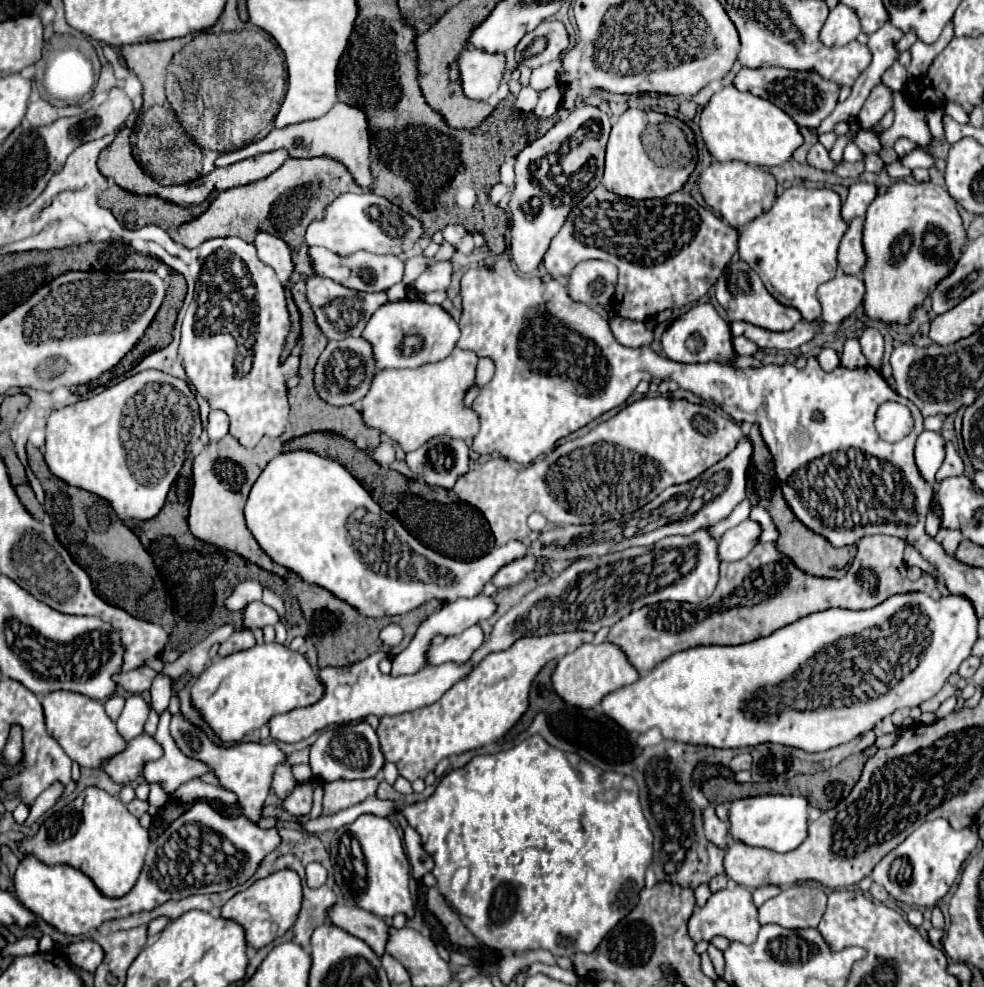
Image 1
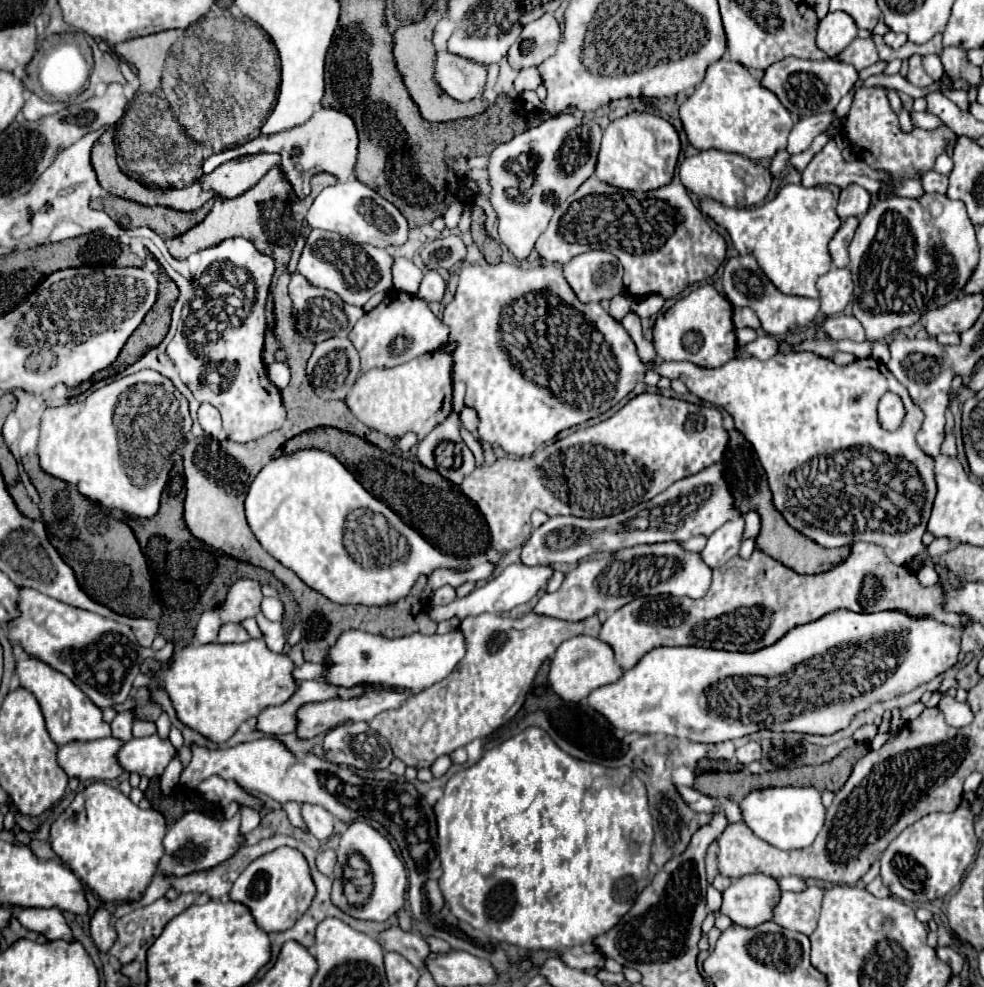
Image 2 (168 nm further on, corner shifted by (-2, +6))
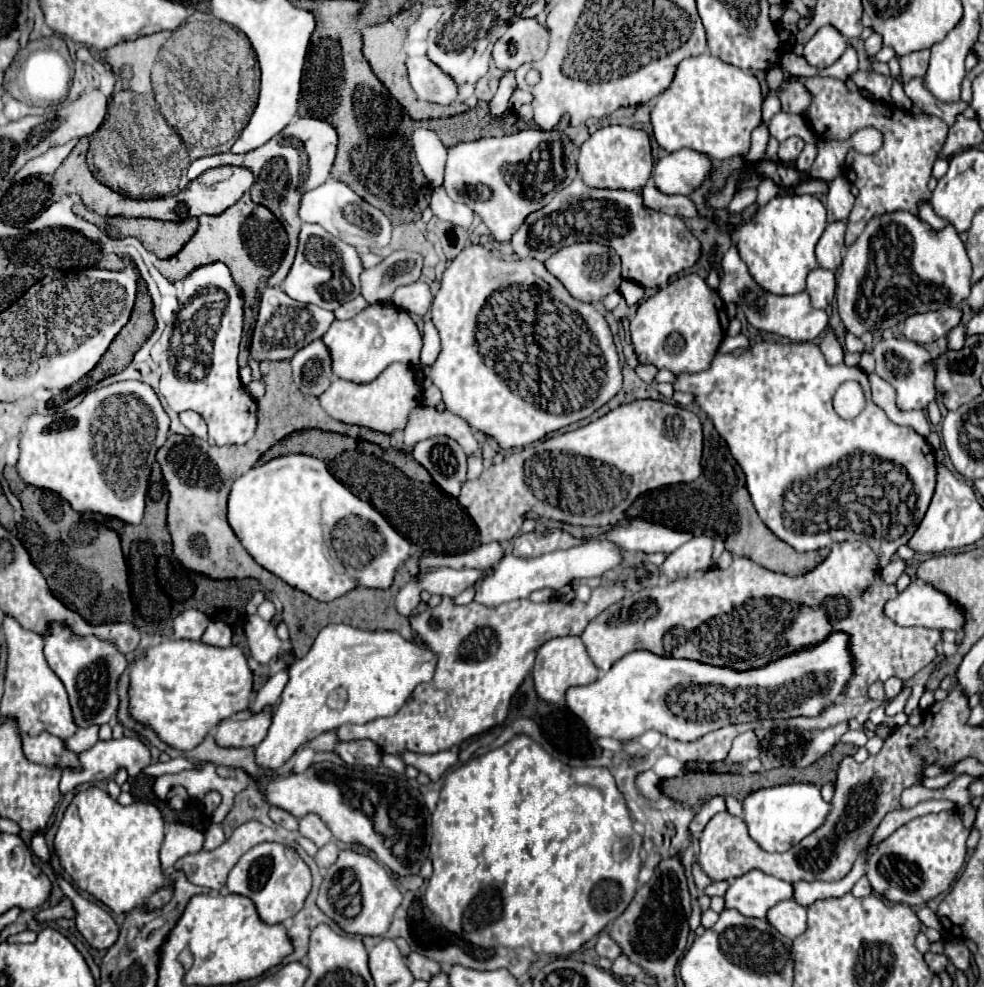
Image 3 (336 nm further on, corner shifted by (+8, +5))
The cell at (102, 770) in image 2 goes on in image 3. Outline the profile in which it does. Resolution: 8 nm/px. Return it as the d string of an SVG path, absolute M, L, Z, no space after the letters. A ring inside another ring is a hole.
M41 733L41 735L21 735L21 747L23 747L23 755L33 761L33 763L41 763L41 765L59 765L59 767L79 767L77 755L69 749L63 747L63 741L55 735L49 733Z

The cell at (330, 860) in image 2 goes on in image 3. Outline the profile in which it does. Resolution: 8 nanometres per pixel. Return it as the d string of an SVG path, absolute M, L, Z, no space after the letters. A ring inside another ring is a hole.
M335 841L327 843L327 845L321 847L321 849L317 851L317 855L315 855L317 865L319 865L319 867L331 867L331 865L337 861L339 851L341 851L341 849L339 849L339 845L337 845Z

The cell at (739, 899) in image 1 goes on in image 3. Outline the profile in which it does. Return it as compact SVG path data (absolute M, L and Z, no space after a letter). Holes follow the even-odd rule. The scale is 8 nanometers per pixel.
M755 869L731 881L725 893L725 907L737 909L745 917L763 919L773 905L791 897L793 883Z

